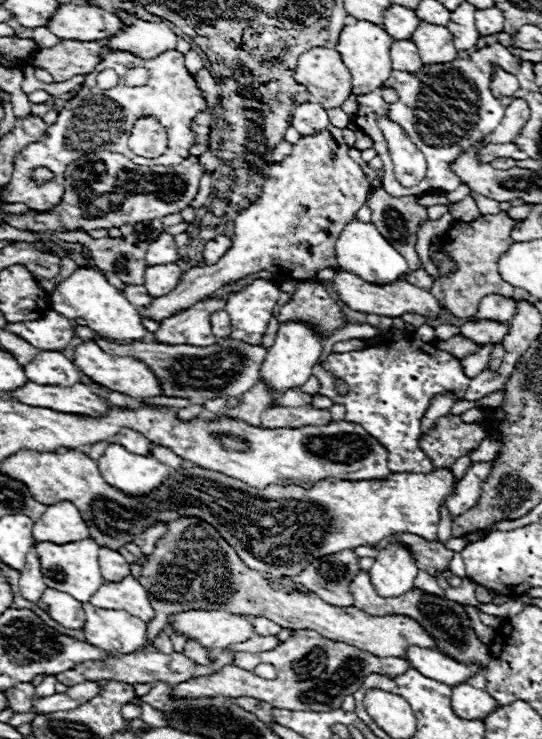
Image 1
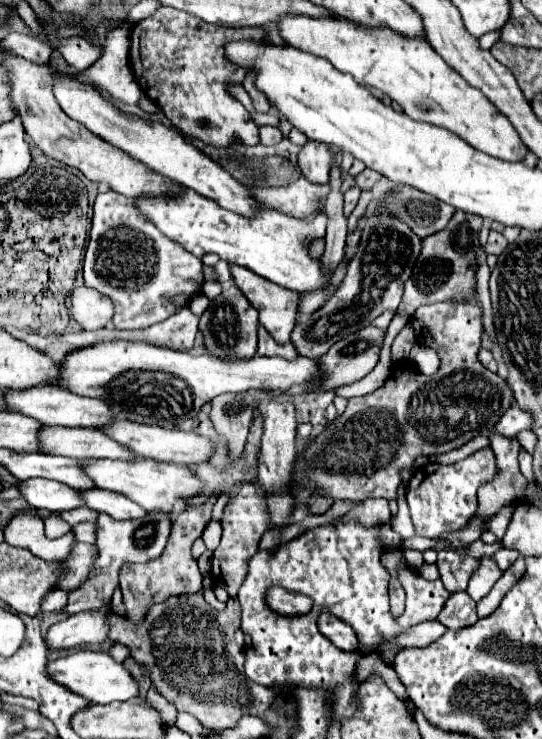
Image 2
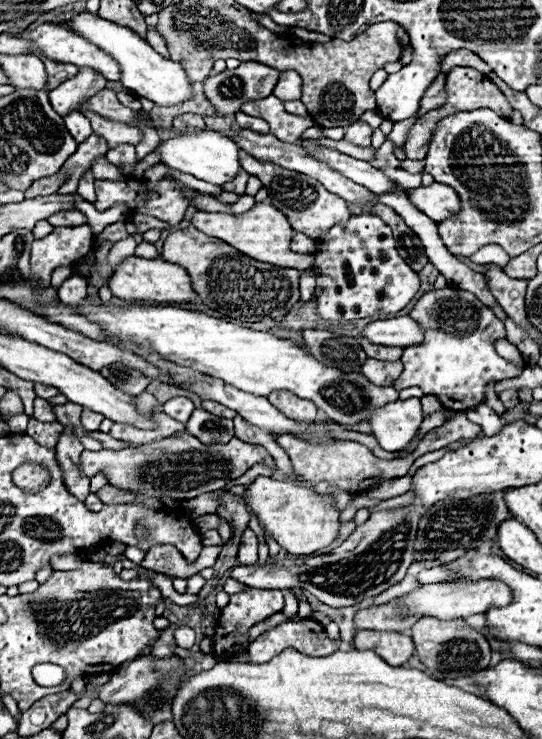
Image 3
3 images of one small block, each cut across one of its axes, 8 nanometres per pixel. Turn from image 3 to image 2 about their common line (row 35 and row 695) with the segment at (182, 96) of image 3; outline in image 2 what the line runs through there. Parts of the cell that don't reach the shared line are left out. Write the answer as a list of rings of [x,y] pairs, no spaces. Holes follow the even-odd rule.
[[[80,650],[74,654],[68,654],[58,660],[48,662],[48,674],[54,682],[62,684],[64,688],[76,692],[78,696],[84,696],[86,700],[94,704],[108,704],[114,700],[130,700],[138,696],[138,682],[130,676],[130,672],[114,662],[106,652],[90,652],[90,650]]]

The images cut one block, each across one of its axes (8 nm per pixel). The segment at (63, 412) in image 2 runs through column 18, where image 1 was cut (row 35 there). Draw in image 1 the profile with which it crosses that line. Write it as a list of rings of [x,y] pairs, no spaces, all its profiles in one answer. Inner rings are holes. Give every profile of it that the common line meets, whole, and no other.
[[[392,4],[386,12],[384,12],[384,30],[388,30],[388,34],[394,40],[410,40],[412,34],[416,32],[416,26],[420,24],[418,16],[414,10]]]

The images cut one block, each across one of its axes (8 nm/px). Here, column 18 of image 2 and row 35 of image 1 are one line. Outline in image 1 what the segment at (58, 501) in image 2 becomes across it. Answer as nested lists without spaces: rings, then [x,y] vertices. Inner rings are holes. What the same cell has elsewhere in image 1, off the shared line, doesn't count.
[[[492,6],[488,10],[476,10],[476,28],[482,36],[490,36],[490,34],[498,34],[504,30],[504,16],[502,12]]]

